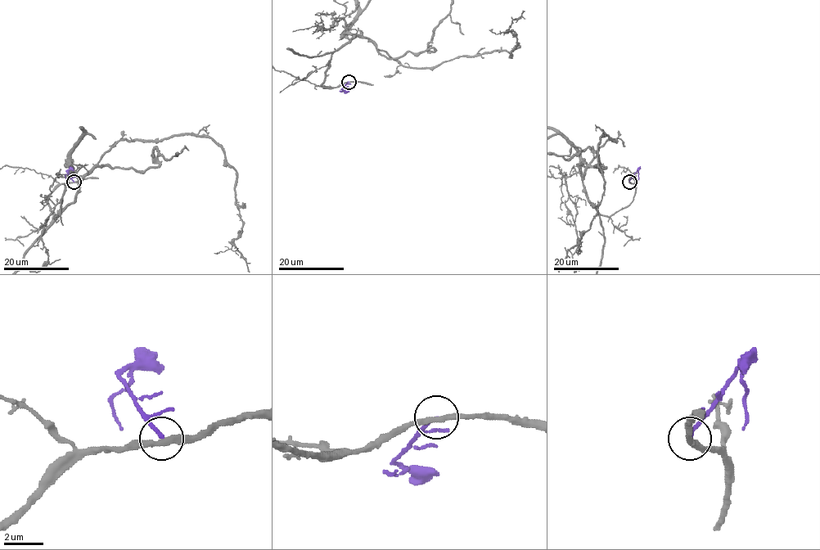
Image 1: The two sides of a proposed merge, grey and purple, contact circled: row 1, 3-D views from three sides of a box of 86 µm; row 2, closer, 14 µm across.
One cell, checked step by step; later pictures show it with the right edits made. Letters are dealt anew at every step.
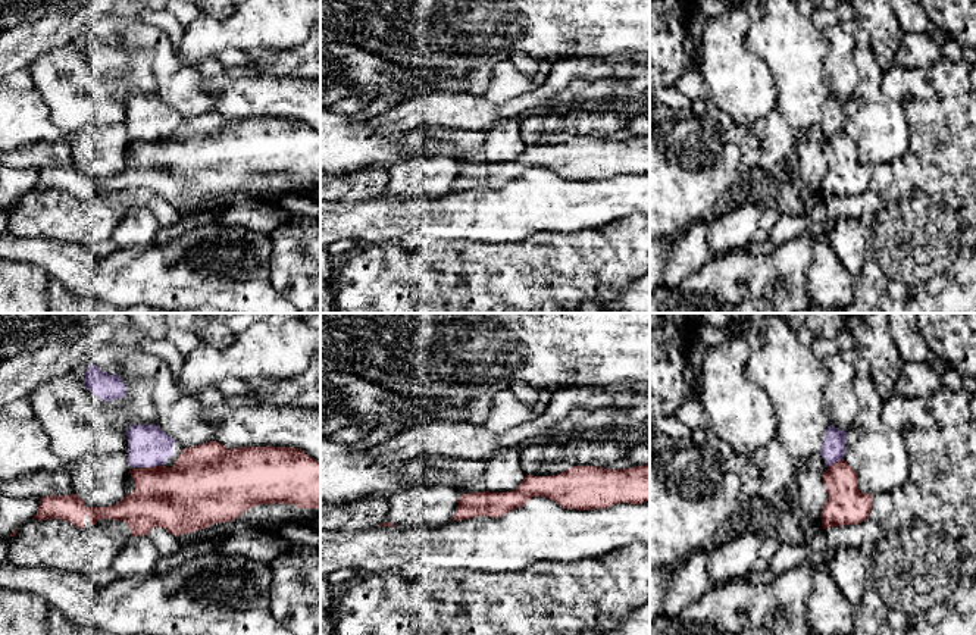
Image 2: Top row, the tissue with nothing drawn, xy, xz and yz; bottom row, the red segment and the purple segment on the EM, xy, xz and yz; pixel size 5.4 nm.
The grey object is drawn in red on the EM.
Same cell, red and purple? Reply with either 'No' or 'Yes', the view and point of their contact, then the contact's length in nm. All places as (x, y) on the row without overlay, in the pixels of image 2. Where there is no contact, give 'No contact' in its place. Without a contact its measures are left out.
No. Touches red at yz (837, 133). Shared border 110 nm

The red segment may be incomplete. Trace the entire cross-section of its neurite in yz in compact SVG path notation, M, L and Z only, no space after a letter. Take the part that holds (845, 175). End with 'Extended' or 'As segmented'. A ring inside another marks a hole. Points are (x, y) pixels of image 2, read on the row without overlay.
M842 129L822 146L828 171L822 181L822 197L857 195L869 188L873 165L858 160L855 141Z. As segmented

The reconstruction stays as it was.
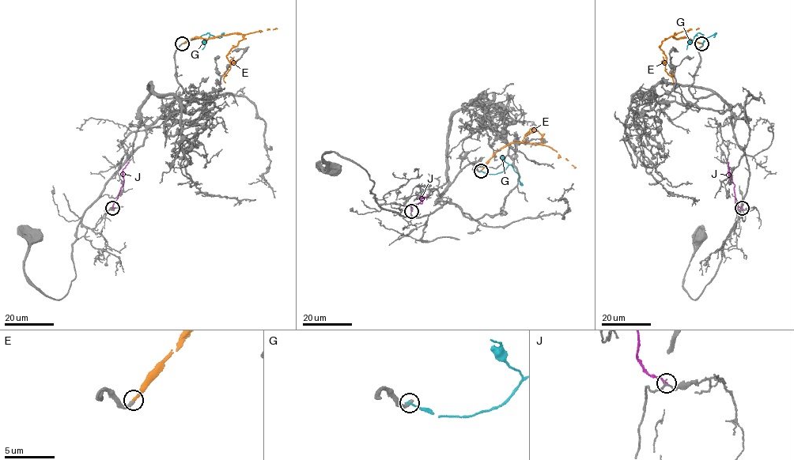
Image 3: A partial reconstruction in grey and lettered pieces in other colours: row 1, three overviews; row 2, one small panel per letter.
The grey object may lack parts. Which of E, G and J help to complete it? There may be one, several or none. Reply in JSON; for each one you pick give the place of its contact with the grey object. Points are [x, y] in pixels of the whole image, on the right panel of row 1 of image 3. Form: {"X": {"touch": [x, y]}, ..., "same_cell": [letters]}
{"E": {"touch": [701, 43]}, "same_cell": ["E"]}

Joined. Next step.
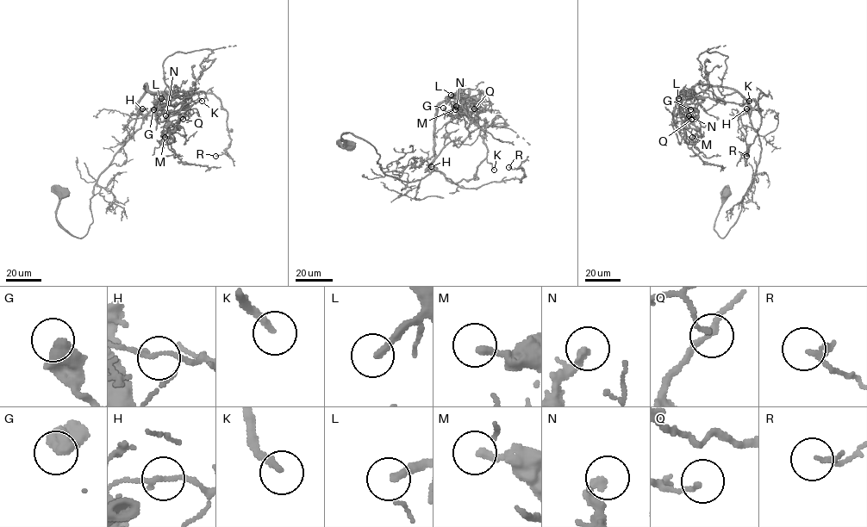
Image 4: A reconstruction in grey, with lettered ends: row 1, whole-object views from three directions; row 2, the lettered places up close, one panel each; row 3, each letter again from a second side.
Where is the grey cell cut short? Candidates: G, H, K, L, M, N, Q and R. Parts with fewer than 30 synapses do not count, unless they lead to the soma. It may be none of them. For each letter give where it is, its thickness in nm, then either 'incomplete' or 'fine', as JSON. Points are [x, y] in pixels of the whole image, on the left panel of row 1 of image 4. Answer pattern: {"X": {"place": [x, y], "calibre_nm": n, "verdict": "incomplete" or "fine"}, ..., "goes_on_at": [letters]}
{"G": {"place": [153, 109], "calibre_nm": 550, "verdict": "fine"}, "H": {"place": [142, 108], "calibre_nm": 150, "verdict": "fine"}, "K": {"place": [202, 101], "calibre_nm": 240, "verdict": "incomplete"}, "L": {"place": [161, 98], "calibre_nm": 240, "verdict": "incomplete"}, "M": {"place": [165, 137], "calibre_nm": 240, "verdict": "fine"}, "N": {"place": [165, 115], "calibre_nm": 180, "verdict": "fine"}, "Q": {"place": [183, 119], "calibre_nm": 90, "verdict": "fine"}, "R": {"place": [215, 156], "calibre_nm": 170, "verdict": "fine"}, "goes_on_at": ["K", "L"]}

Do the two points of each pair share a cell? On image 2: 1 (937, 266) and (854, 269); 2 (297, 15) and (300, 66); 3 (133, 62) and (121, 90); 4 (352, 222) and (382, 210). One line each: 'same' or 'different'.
1: different
2: different
3: same
4: same

